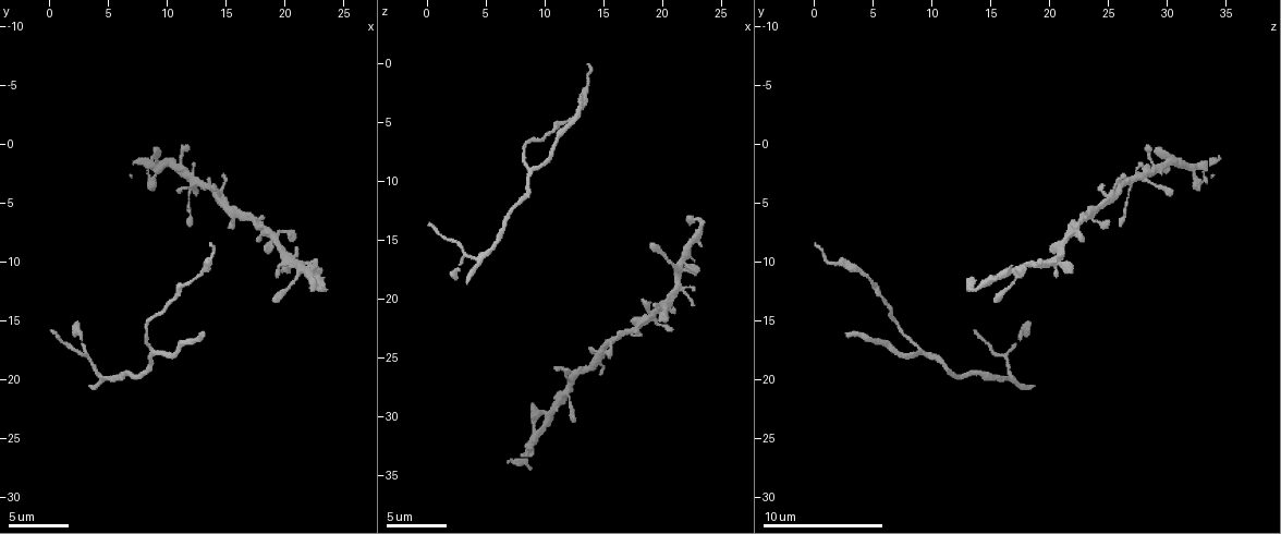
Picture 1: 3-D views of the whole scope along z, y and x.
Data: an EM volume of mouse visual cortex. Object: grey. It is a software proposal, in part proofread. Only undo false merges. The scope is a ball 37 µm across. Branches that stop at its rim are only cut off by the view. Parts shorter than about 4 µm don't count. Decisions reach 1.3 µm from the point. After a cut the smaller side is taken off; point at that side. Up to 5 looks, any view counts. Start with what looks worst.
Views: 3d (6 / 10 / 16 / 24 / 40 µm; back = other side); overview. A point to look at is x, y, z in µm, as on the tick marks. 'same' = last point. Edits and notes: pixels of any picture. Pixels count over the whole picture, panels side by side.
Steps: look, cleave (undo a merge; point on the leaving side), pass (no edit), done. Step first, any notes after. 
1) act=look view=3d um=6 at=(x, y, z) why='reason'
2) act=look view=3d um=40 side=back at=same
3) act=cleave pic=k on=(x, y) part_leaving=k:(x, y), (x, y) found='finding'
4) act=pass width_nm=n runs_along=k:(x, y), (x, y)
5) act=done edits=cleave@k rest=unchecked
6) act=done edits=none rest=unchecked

act=look view=3d um=10 at=(21.8, 10.6, 17.4) why='two arms in line, one across'

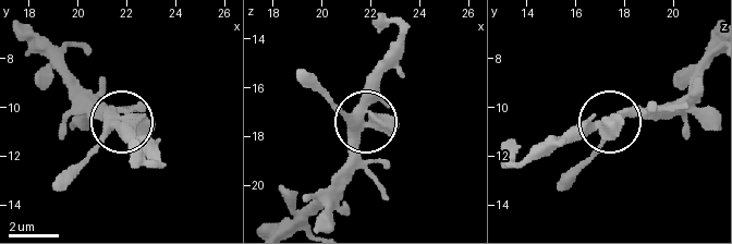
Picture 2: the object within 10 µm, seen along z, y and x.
act=look view=3d um=10 side=back at=(21.6, 10.5, 17.6)

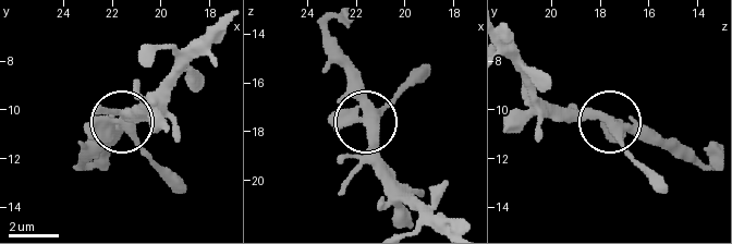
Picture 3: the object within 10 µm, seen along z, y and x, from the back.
act=pass arms=3 found='all the same neuron'

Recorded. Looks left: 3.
act=look view=3d um=16 at=(11.6, 2.8, 28.2) why='thin arm on a thick one'

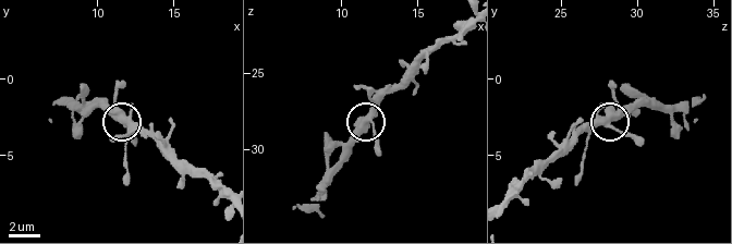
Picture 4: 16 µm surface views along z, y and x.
act=pass width_nm=430 runs_along=4:(226, 198), (123, 121), (135, 146) found='one neuron here'

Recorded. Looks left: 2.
act=done edits=none rest=unchecked

